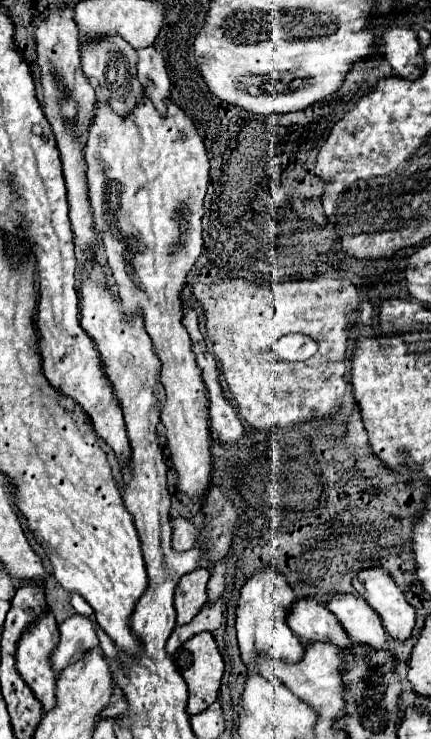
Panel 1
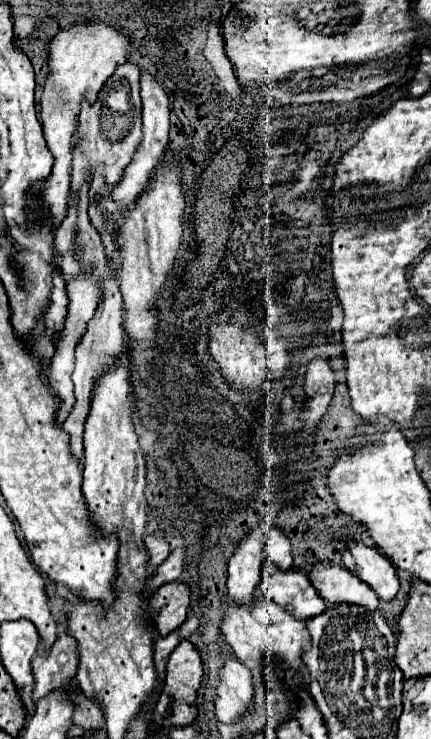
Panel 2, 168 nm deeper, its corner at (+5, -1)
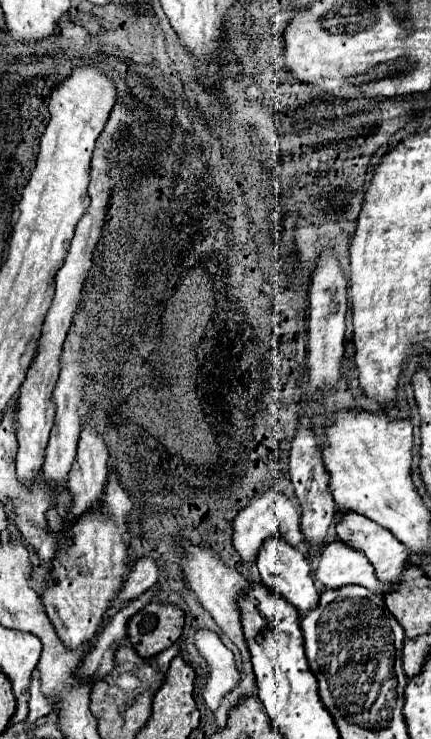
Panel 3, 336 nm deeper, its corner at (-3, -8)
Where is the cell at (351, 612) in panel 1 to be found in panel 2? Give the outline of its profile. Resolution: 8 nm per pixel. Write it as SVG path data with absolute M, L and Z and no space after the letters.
M317 564L309 574L317 594L329 604L351 604L365 612L373 612L379 606L373 590L353 576L349 570L331 564Z

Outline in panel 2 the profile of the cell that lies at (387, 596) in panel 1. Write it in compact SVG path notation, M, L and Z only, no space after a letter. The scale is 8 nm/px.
M349 544L343 554L349 572L361 578L383 602L391 602L399 590L399 580L391 560L365 544Z

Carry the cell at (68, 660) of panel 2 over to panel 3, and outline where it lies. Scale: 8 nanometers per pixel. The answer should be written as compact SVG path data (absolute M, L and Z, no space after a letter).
M37 671L33 673L31 677L31 687L29 687L29 693L31 693L31 699L29 699L29 713L27 713L27 719L25 723L35 723L39 717L45 717L53 705L47 701L47 697L41 693L41 681L37 677Z

